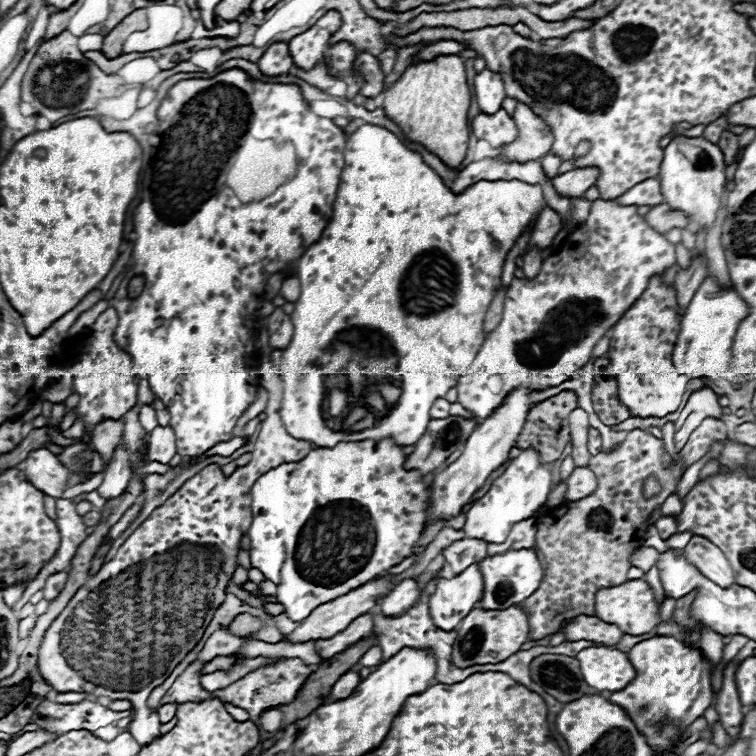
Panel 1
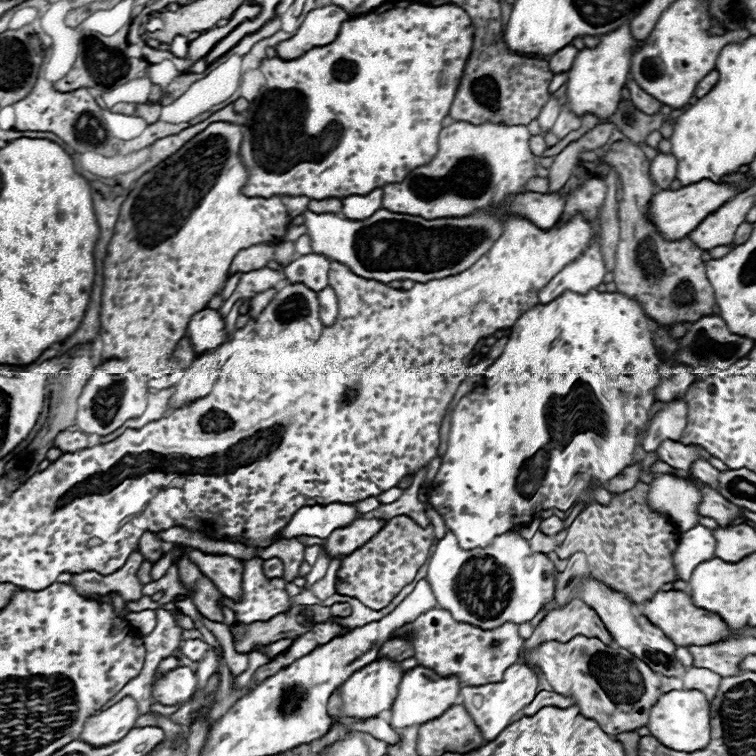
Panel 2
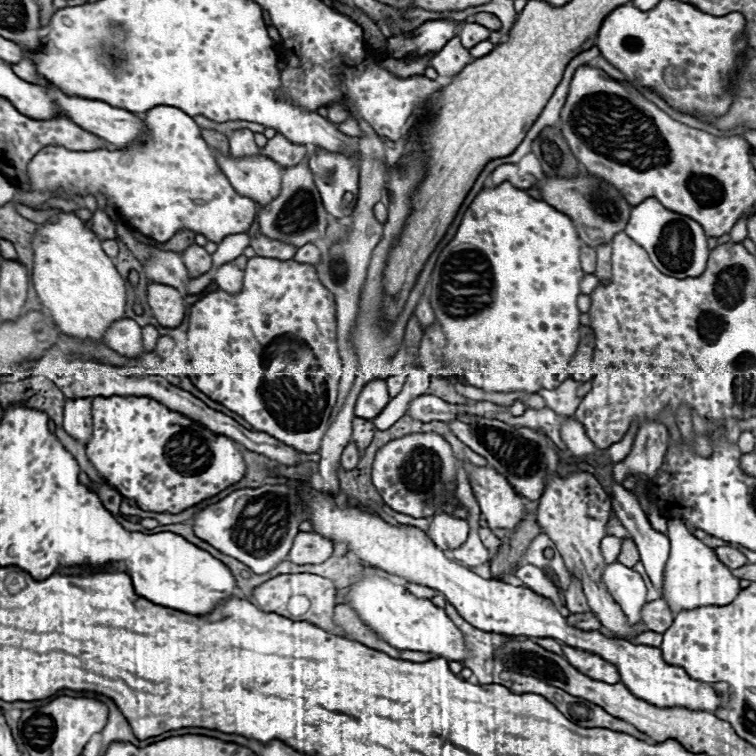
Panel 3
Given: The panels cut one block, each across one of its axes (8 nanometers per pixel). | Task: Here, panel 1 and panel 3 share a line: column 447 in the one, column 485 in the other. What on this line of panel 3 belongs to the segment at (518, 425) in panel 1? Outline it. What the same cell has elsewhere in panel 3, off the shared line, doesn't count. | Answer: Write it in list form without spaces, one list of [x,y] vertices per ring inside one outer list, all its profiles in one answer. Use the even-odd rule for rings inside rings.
[[[464,464],[470,486],[490,528],[514,530],[526,516],[524,498],[514,492],[508,480],[488,466]]]

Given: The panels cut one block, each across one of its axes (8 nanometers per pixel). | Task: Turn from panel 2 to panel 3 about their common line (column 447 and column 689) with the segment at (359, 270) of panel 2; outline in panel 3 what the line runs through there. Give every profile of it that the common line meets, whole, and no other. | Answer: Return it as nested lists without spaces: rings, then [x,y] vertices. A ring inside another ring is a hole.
[[[648,198],[632,208],[632,214],[630,214],[630,220],[628,220],[624,232],[638,246],[642,246],[648,252],[654,266],[668,276],[694,278],[694,276],[700,276],[706,268],[710,250],[706,246],[706,234],[704,234],[702,226],[688,216],[670,212],[668,208],[658,204],[658,200],[654,200],[654,198]]]

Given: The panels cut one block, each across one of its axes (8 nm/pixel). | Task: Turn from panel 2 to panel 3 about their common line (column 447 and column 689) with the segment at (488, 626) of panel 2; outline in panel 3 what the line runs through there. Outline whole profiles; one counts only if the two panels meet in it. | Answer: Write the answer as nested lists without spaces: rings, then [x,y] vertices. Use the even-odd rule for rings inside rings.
[[[670,520],[668,522],[668,534],[672,550],[670,558],[664,568],[664,588],[662,588],[662,598],[666,604],[672,608],[672,612],[682,612],[682,610],[694,610],[700,606],[722,606],[730,604],[734,596],[740,592],[738,578],[732,576],[732,570],[726,568],[714,554],[714,548],[702,544],[698,538],[694,538],[686,524],[682,520]]]

